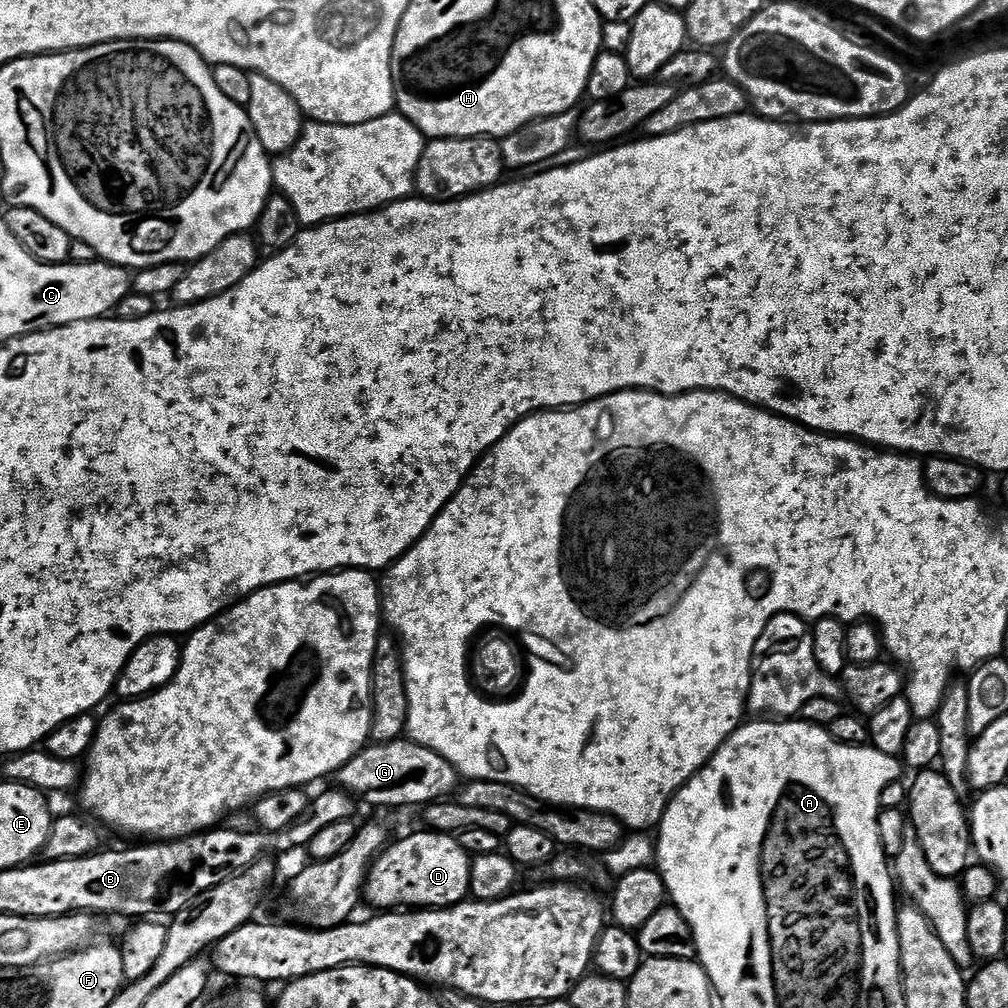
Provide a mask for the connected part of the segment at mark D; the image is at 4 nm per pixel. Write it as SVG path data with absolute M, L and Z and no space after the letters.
M427 830L416 832L405 840L389 843L388 847L372 861L368 869L368 878L364 886L363 895L376 910L396 910L401 906L411 906L416 910L430 908L453 908L456 904L463 904L469 899L472 890L472 861L473 857L461 846L455 835Z

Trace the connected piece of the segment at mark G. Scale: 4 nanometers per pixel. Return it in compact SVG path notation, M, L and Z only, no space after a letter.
M404 738L365 747L340 769L338 779L343 791L356 798L361 796L366 803L380 808L404 808L407 804L428 806L451 797L448 795L452 791L453 795L458 788L456 767L445 756Z

